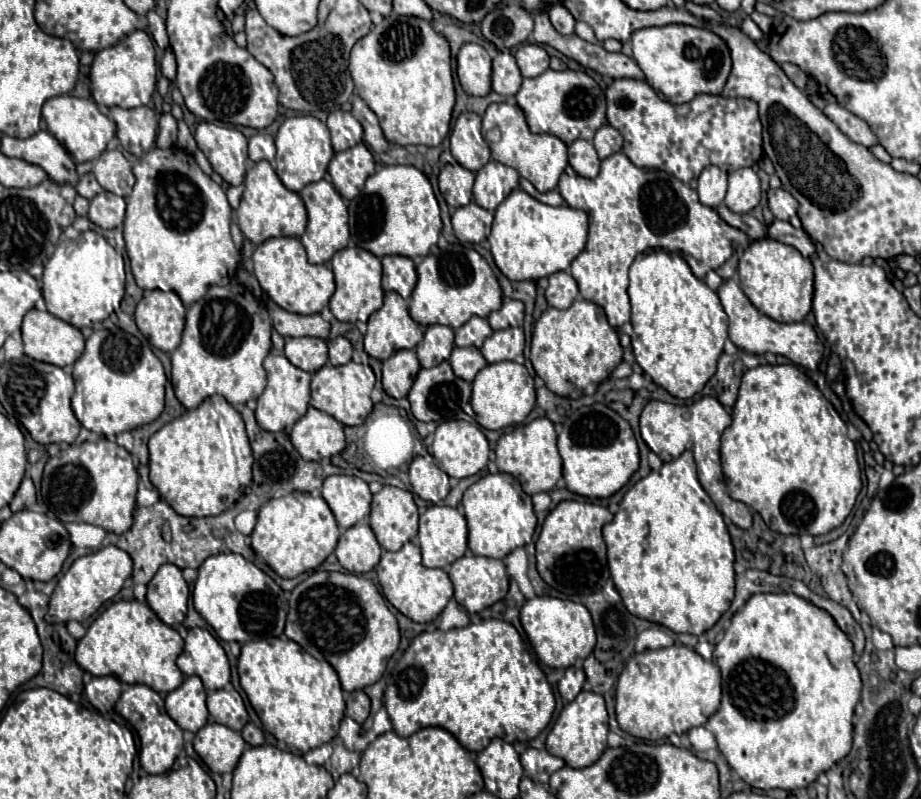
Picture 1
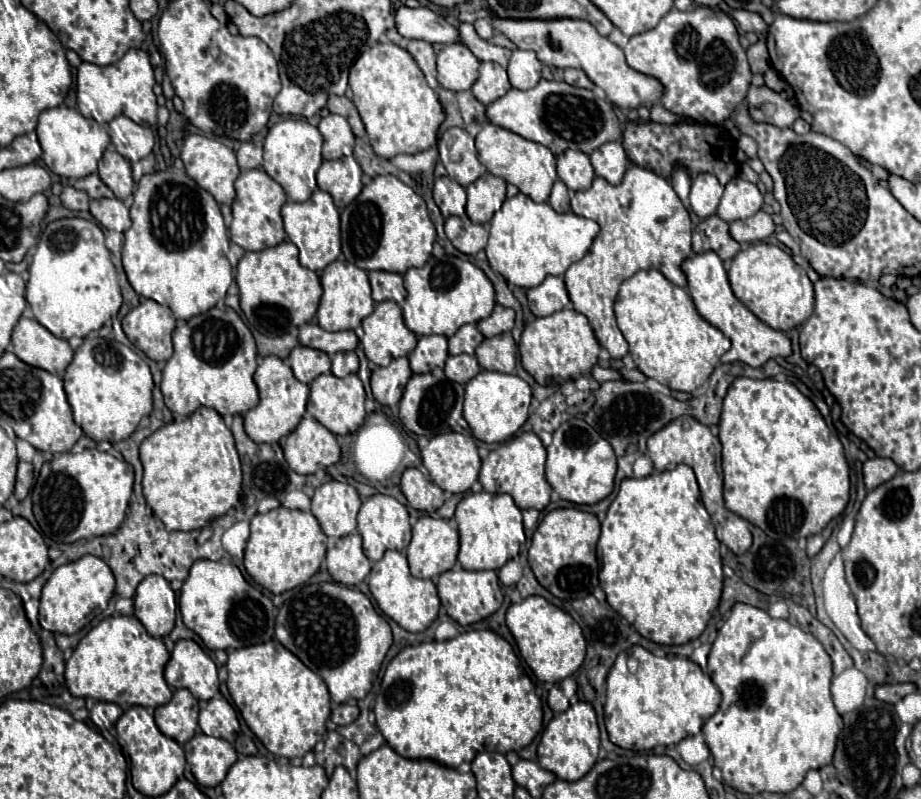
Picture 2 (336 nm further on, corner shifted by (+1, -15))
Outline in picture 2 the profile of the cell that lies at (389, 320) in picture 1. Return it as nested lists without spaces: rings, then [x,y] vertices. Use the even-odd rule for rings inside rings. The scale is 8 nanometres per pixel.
[[[381,301],[363,321],[363,351],[375,365],[389,365],[395,357],[407,357],[417,345],[417,335],[405,327],[403,311],[393,301]]]

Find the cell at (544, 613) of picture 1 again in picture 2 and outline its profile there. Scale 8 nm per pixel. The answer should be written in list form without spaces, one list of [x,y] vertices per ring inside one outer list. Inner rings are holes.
[[[527,597],[521,603],[513,603],[507,609],[507,627],[515,637],[521,657],[531,667],[539,681],[561,683],[565,677],[573,675],[585,659],[585,637],[581,627],[571,615],[557,609],[543,597]]]

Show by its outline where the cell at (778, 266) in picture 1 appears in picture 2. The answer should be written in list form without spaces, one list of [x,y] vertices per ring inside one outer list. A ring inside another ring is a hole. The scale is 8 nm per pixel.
[[[751,243],[735,255],[729,267],[729,283],[735,297],[773,329],[789,331],[801,325],[813,311],[813,283],[787,251],[769,243]]]

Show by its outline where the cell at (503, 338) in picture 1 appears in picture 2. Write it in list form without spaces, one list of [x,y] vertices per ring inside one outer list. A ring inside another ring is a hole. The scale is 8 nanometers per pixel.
[[[501,333],[485,339],[477,347],[477,361],[485,371],[501,371],[511,373],[517,363],[517,345],[511,333]]]

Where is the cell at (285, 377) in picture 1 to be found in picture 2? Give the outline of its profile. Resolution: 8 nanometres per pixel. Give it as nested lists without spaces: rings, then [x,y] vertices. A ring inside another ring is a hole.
[[[265,357],[259,361],[259,367],[255,371],[255,383],[259,387],[259,405],[249,409],[245,419],[245,431],[255,443],[279,443],[283,437],[287,437],[297,423],[305,415],[305,405],[309,399],[309,387],[301,381],[297,381],[291,373],[291,367],[279,359],[279,357]]]

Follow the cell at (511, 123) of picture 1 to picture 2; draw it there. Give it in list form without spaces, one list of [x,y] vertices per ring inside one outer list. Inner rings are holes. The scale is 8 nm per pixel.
[[[493,123],[483,125],[483,129],[475,137],[475,145],[479,151],[479,161],[489,169],[489,173],[505,179],[507,183],[513,183],[523,195],[529,195],[537,203],[549,201],[551,187],[557,179],[557,171],[555,171],[557,159],[547,147],[527,141],[521,135],[511,133]]]

